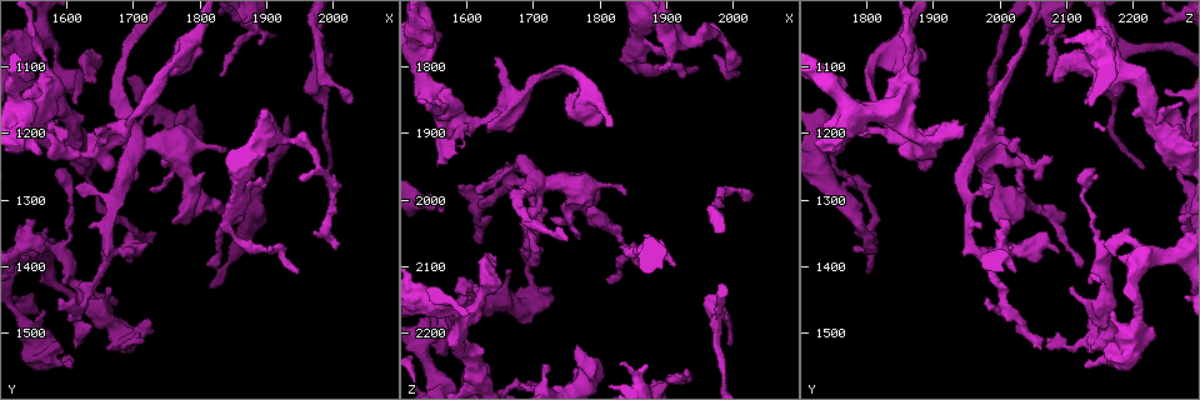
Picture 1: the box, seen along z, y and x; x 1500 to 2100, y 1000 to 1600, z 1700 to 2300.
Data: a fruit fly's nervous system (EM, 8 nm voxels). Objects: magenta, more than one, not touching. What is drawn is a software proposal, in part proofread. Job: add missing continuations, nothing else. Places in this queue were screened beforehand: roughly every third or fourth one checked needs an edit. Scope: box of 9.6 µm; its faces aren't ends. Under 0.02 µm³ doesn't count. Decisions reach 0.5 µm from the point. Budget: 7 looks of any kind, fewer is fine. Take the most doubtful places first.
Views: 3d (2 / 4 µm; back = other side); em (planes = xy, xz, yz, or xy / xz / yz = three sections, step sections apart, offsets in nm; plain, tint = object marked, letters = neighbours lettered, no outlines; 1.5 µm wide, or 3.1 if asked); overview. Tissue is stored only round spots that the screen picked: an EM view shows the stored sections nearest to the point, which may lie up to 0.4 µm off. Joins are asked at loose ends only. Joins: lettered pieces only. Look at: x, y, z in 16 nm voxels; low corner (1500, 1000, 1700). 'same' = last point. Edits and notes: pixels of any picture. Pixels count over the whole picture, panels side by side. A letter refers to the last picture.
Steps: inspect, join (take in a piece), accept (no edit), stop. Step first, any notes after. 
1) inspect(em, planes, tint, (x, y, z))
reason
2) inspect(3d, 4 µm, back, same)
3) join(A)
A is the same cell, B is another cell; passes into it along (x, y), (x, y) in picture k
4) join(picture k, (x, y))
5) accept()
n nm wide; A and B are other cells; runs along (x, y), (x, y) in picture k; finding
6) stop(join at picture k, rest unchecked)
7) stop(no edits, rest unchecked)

inspect(3d, 4 µm, (1995, 1250, 2215))
an open end

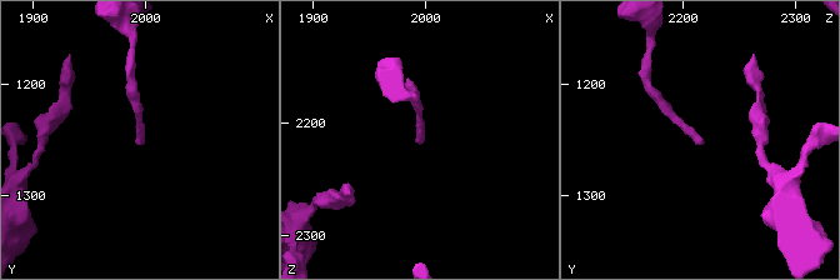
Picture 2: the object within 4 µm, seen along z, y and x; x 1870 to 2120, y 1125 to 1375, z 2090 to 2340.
inspect(em, planes, plain, (1994, 1254, 2220))

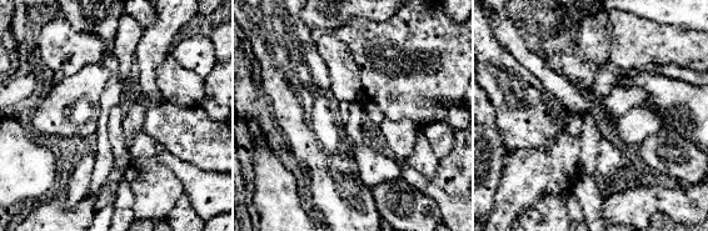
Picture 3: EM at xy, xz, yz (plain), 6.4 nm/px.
inspect(em, planes, letters, same)
what lies round it

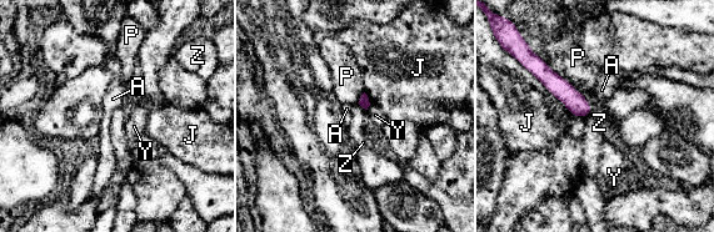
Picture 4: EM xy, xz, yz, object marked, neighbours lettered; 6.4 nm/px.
accept()
70 nm wide; A, J, P, Y and Z are other cells; border along (592, 110), (584, 117) in picture 4; none of them fits

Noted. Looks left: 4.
inspect(em, planes, letters, (1885, 1065, 2065))
thick end

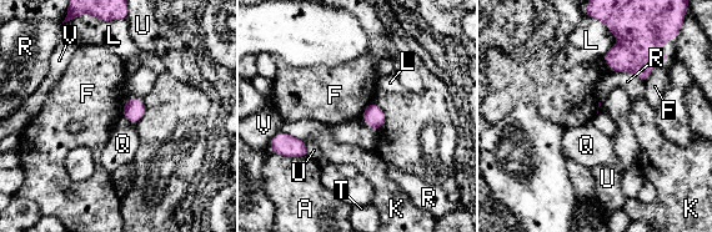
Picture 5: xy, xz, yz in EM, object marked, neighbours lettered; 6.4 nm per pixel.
accept()
A, F, K, L, Q, R, T, U and V are other cells; border along (372, 100), (360, 115) in picture 5; none of them fits

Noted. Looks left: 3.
inspect(3d, 2 µm, (1900, 1275, 1780))
an open end

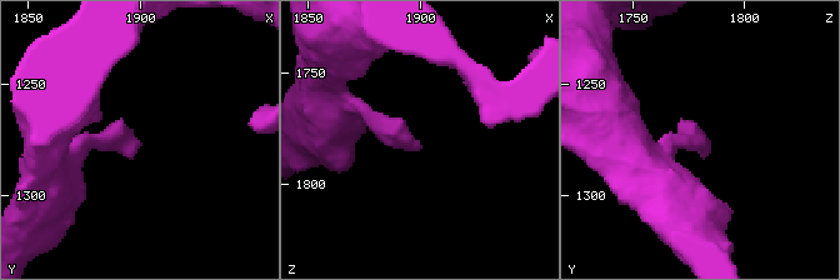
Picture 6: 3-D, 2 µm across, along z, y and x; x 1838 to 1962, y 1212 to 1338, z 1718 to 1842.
inspect(em, planes, letters, (1897, 1278, 1786))

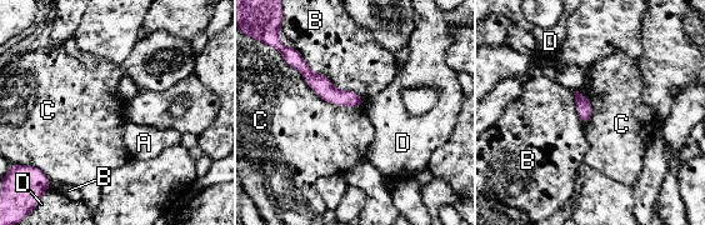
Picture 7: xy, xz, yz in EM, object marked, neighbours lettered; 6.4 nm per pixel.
accept()
A, B, C and D are other cells; no lettered piece goes on from it

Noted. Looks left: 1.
stop(no edits, rest unchecked)

